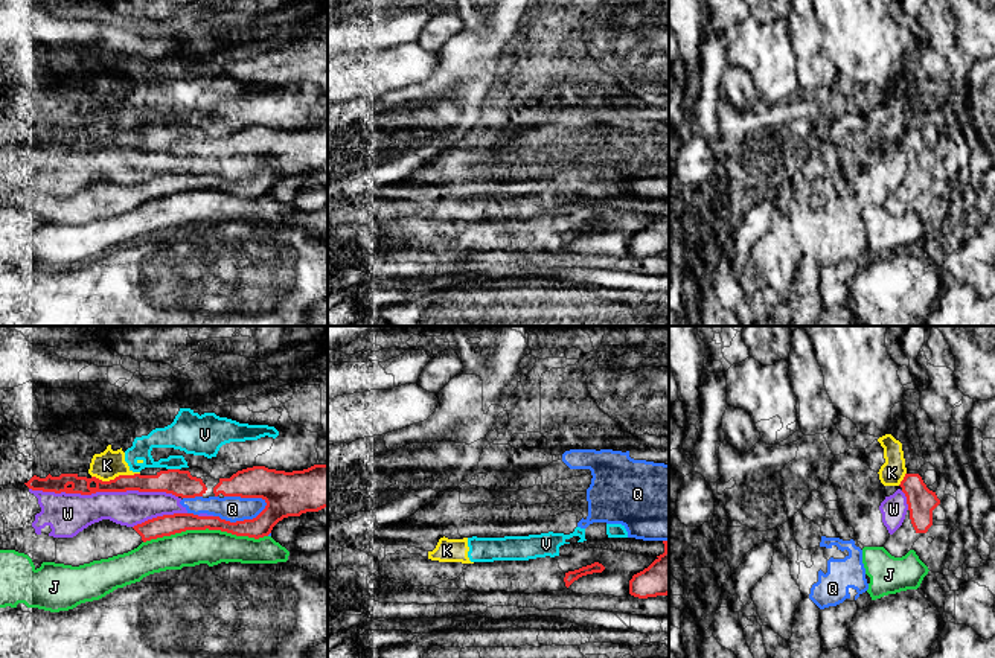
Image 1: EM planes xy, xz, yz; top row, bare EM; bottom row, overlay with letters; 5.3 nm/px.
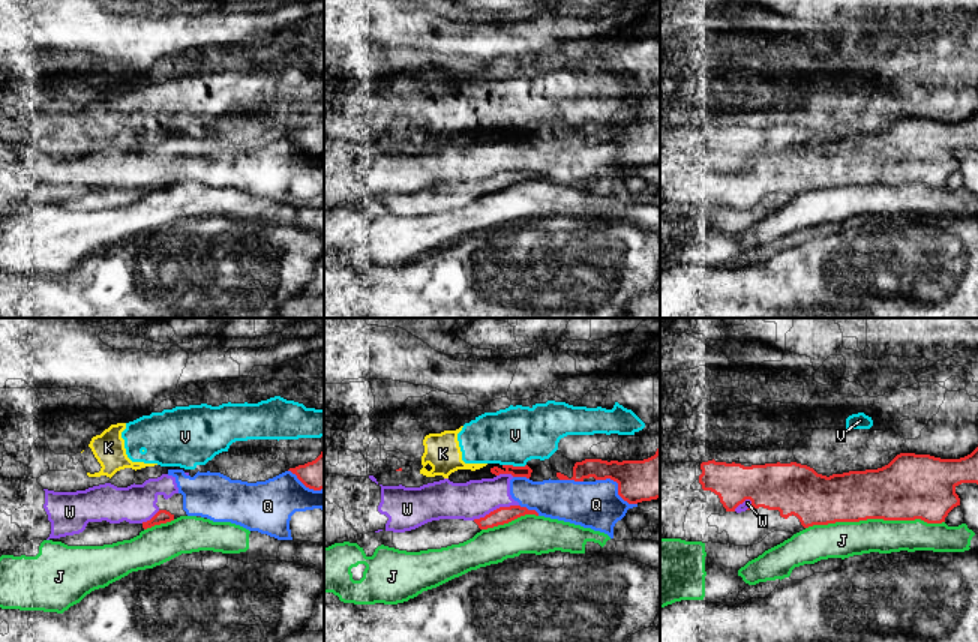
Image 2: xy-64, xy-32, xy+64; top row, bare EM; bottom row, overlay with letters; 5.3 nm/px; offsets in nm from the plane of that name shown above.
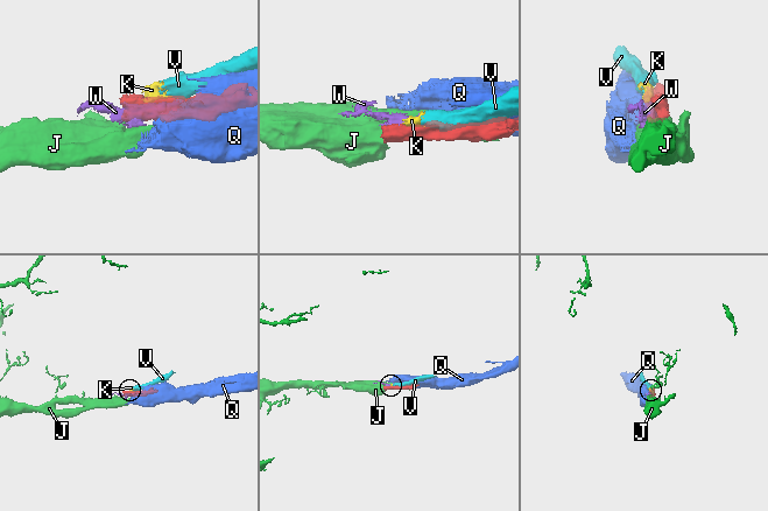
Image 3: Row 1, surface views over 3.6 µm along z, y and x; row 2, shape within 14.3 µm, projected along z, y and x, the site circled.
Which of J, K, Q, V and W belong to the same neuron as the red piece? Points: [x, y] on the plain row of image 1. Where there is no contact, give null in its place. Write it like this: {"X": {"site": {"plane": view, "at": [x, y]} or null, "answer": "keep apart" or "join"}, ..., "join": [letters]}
{"J": {"site": {"plane": "xy", "at": [204, 188]}, "answer": "keep apart"}, "K": {"site": {"plane": "xy", "at": [116, 136]}, "answer": "keep apart"}, "Q": {"site": {"plane": "xy", "at": [241, 180]}, "answer": "keep apart"}, "V": {"site": {"plane": "xy", "at": [174, 128]}, "answer": "keep apart"}, "W": {"site": {"plane": "xy", "at": [104, 150]}, "answer": "keep apart"}, "join": []}

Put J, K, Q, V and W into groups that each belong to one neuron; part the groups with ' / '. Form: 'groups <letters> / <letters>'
groups J / K V / Q W

